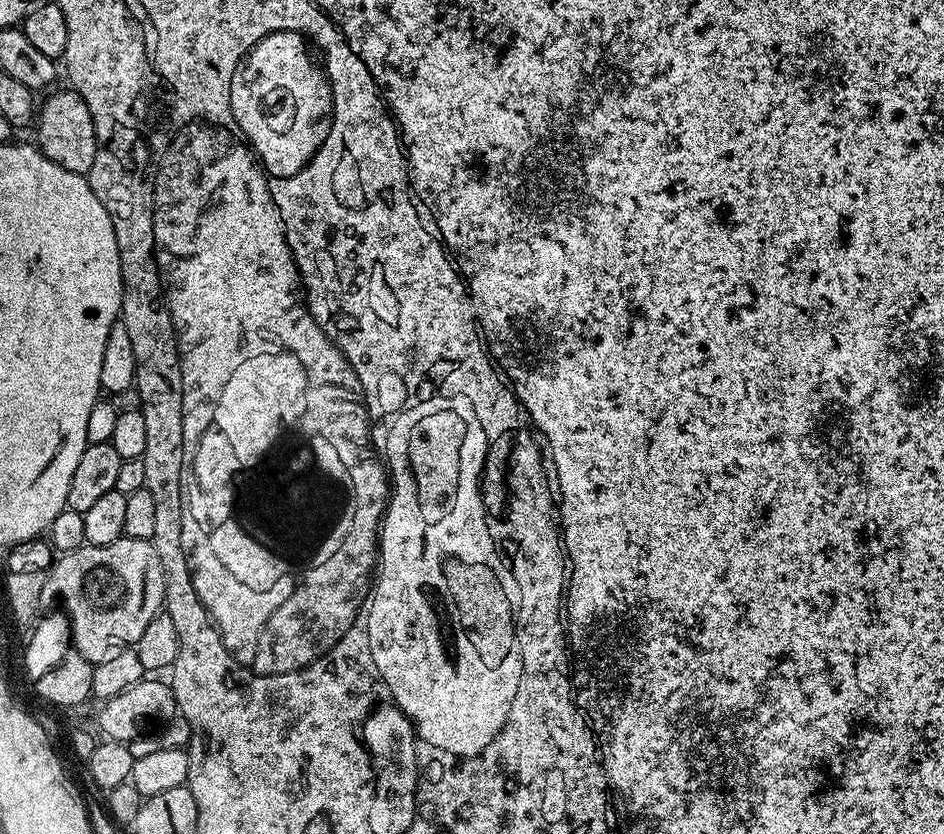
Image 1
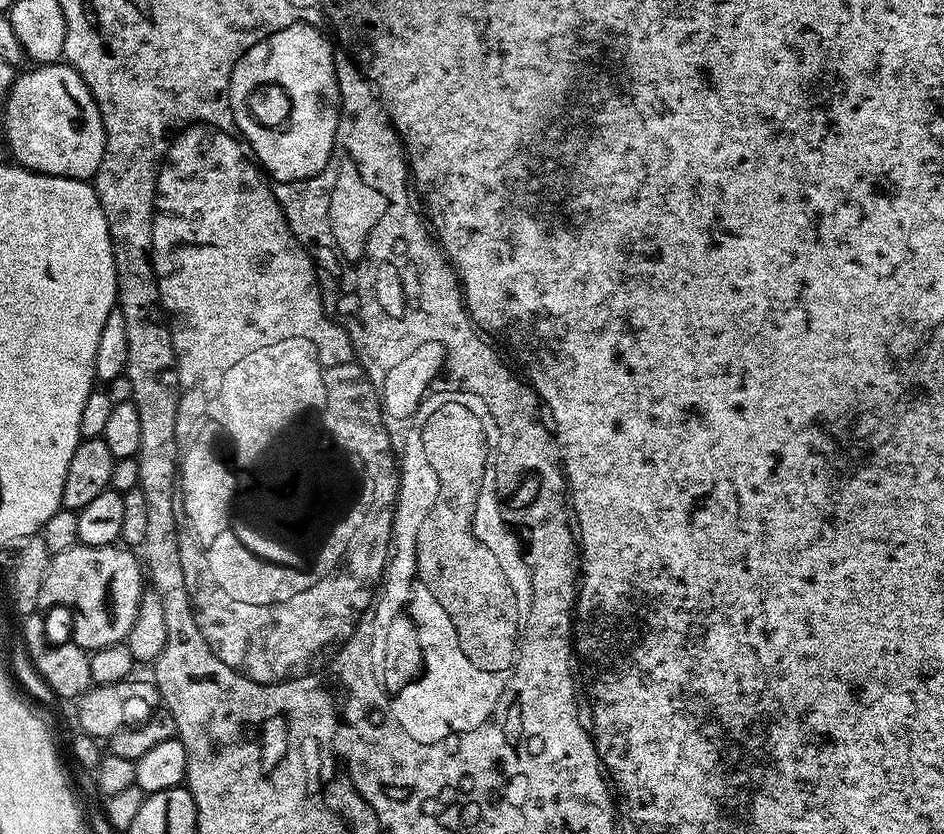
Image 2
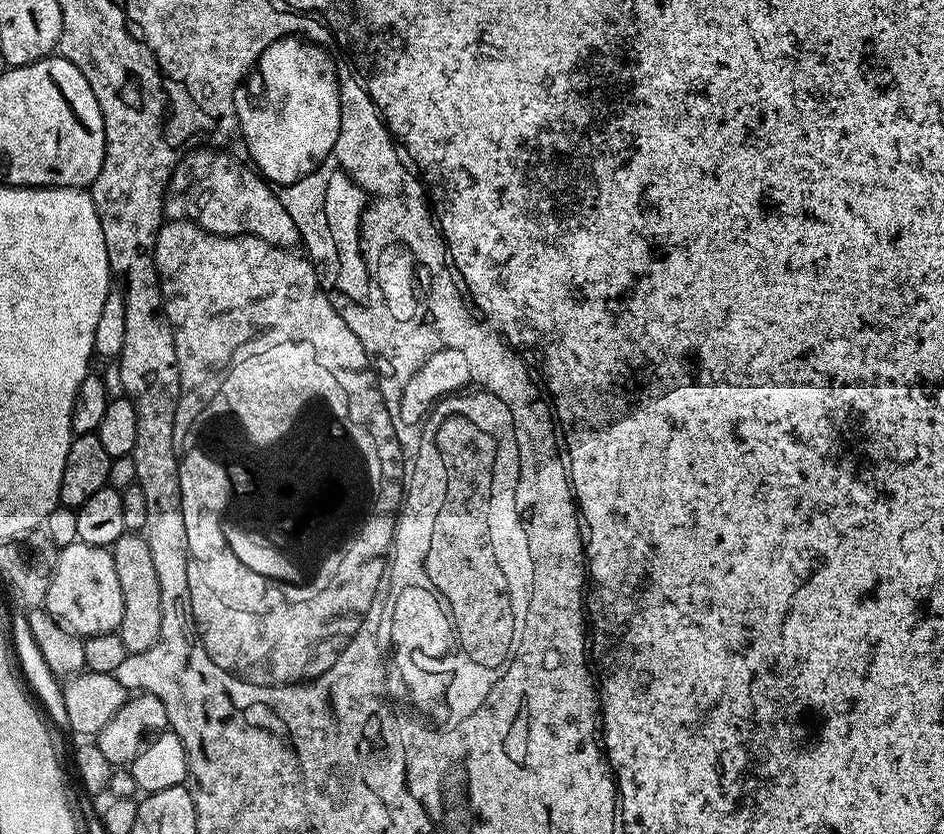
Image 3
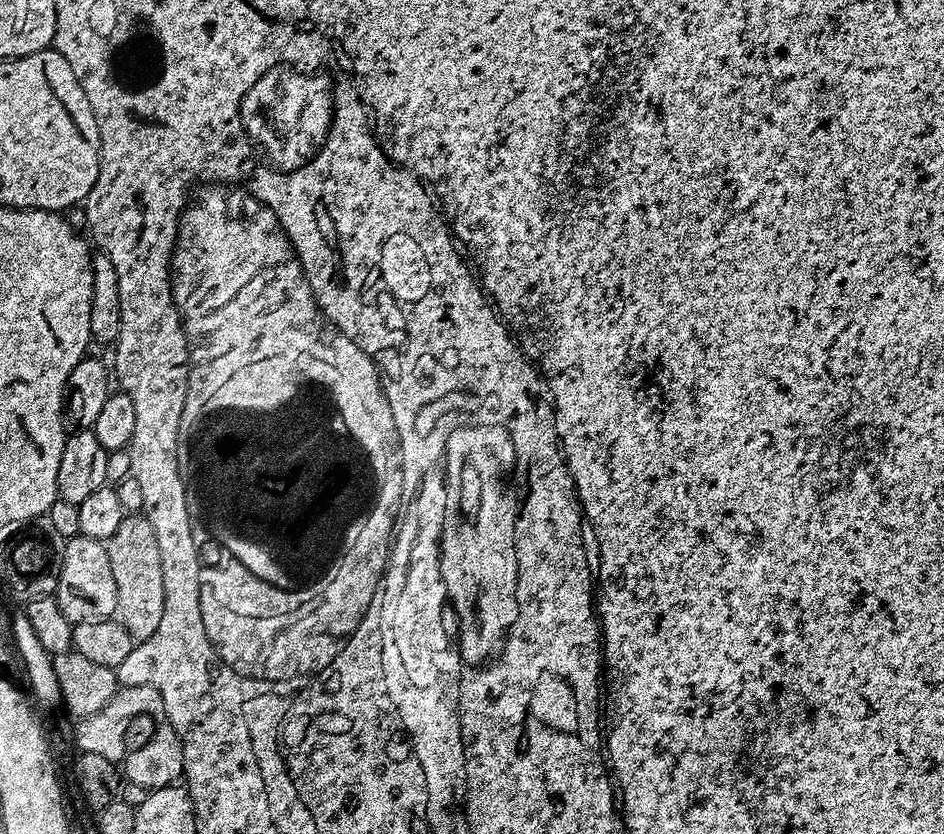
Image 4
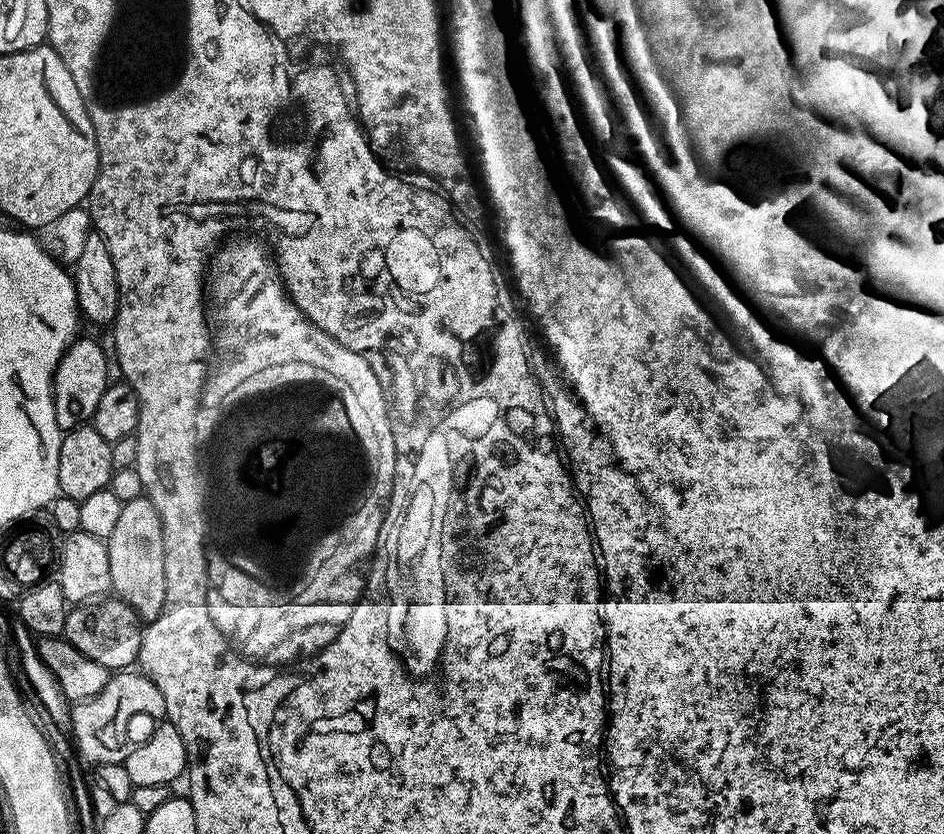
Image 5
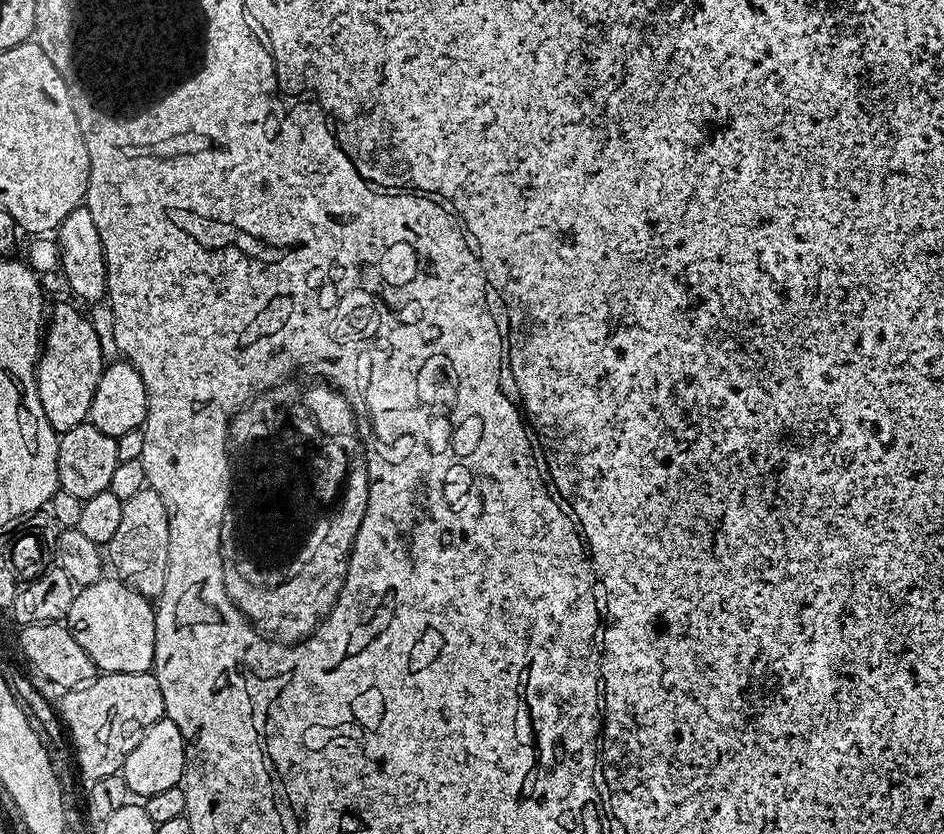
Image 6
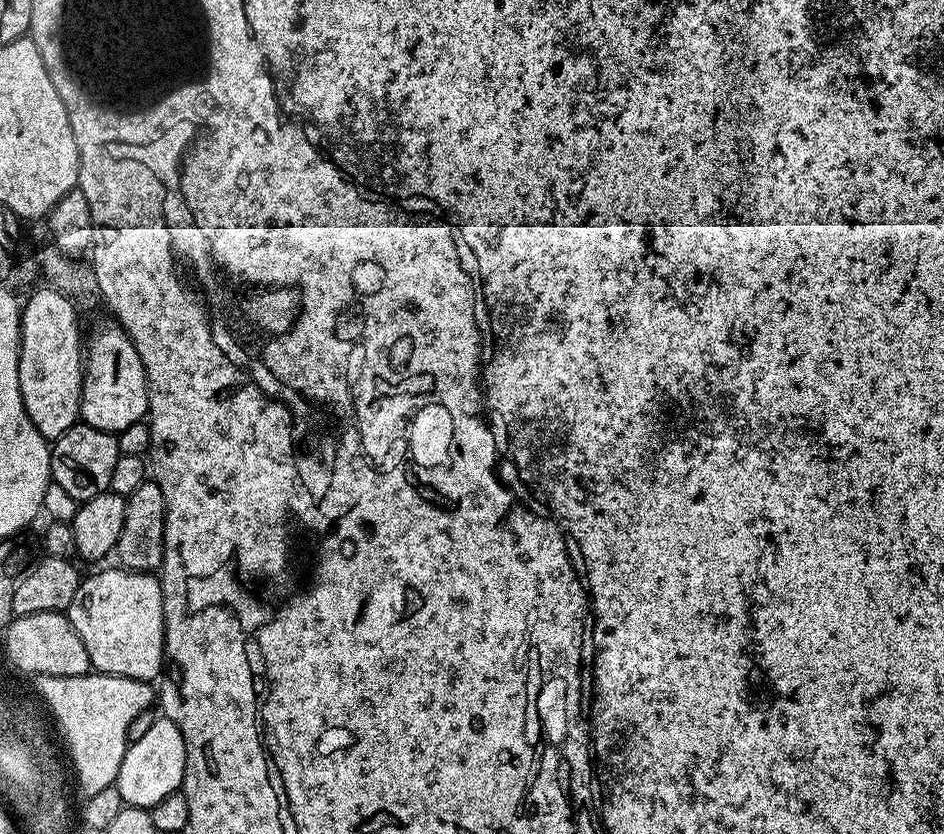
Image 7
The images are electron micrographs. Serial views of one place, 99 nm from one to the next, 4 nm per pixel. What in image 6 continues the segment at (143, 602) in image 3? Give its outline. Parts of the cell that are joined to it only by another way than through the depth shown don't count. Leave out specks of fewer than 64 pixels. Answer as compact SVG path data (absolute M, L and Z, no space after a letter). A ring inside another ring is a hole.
M147 486L123 502L122 518L114 530L114 538L110 538L110 542L106 546L107 563L110 565L111 571L113 568L116 571L113 573L138 594L149 598L159 598L162 594L162 586L166 586L166 570L170 562L170 522L166 502L162 502L162 494L158 494L158 490Z

